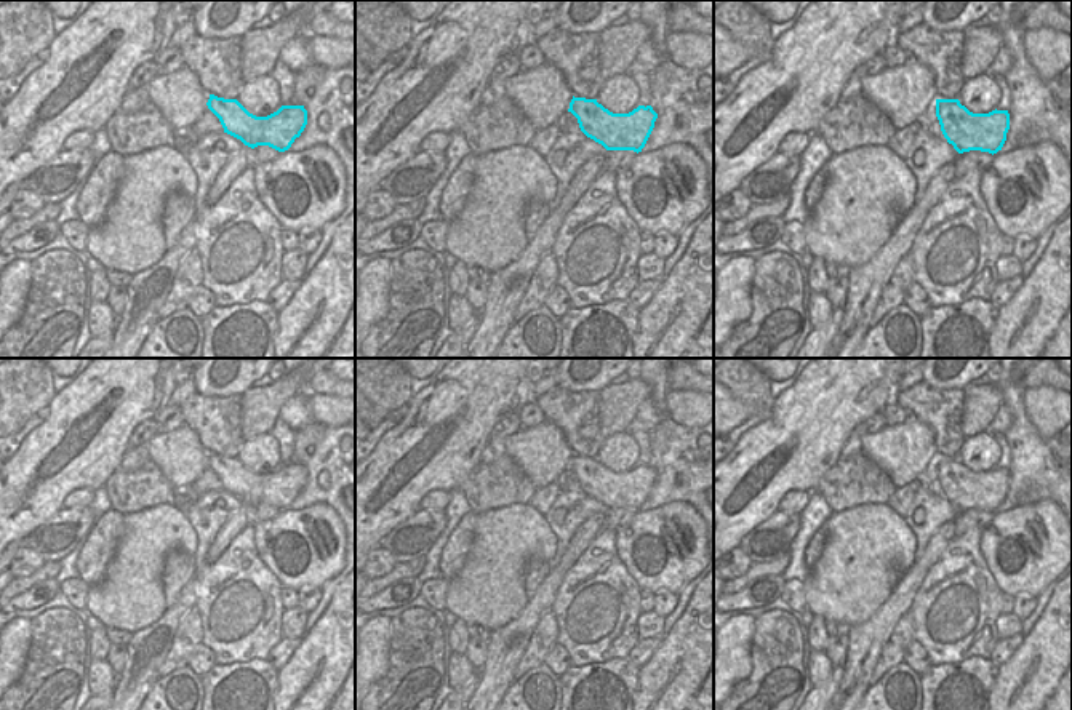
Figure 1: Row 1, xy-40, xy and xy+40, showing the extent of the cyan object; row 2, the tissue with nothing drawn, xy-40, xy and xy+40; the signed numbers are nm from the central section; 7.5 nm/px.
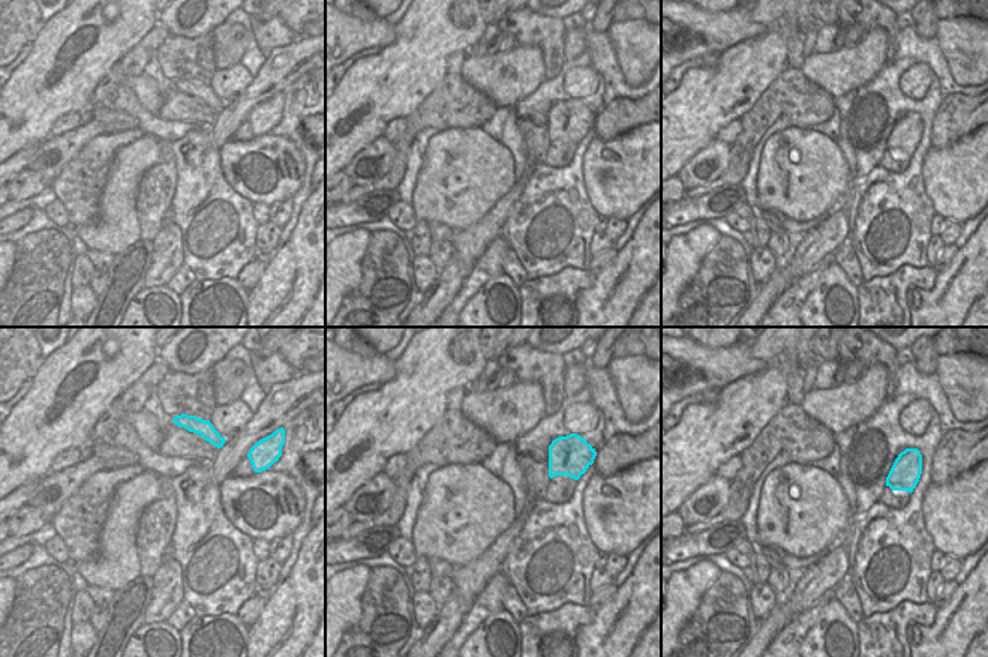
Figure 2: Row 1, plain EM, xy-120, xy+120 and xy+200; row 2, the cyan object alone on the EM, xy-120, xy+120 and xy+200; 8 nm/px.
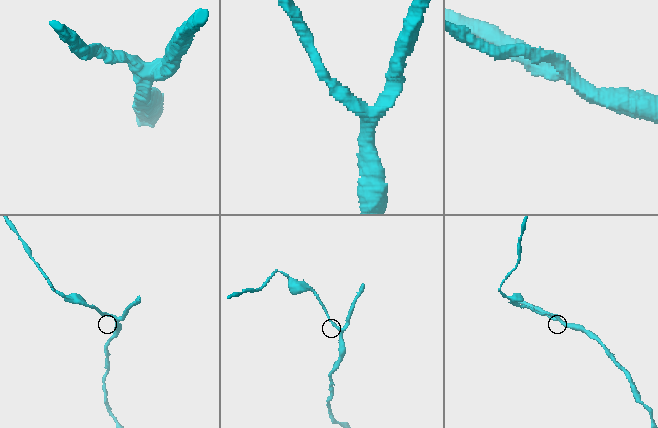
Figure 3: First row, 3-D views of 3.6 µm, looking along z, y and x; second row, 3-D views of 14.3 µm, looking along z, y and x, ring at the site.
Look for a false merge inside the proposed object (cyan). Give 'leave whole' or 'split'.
leave whole

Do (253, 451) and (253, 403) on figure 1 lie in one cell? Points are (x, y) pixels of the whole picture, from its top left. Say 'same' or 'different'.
different

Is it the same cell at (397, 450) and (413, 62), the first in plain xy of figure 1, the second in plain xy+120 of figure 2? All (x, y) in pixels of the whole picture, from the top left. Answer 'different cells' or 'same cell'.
same cell

